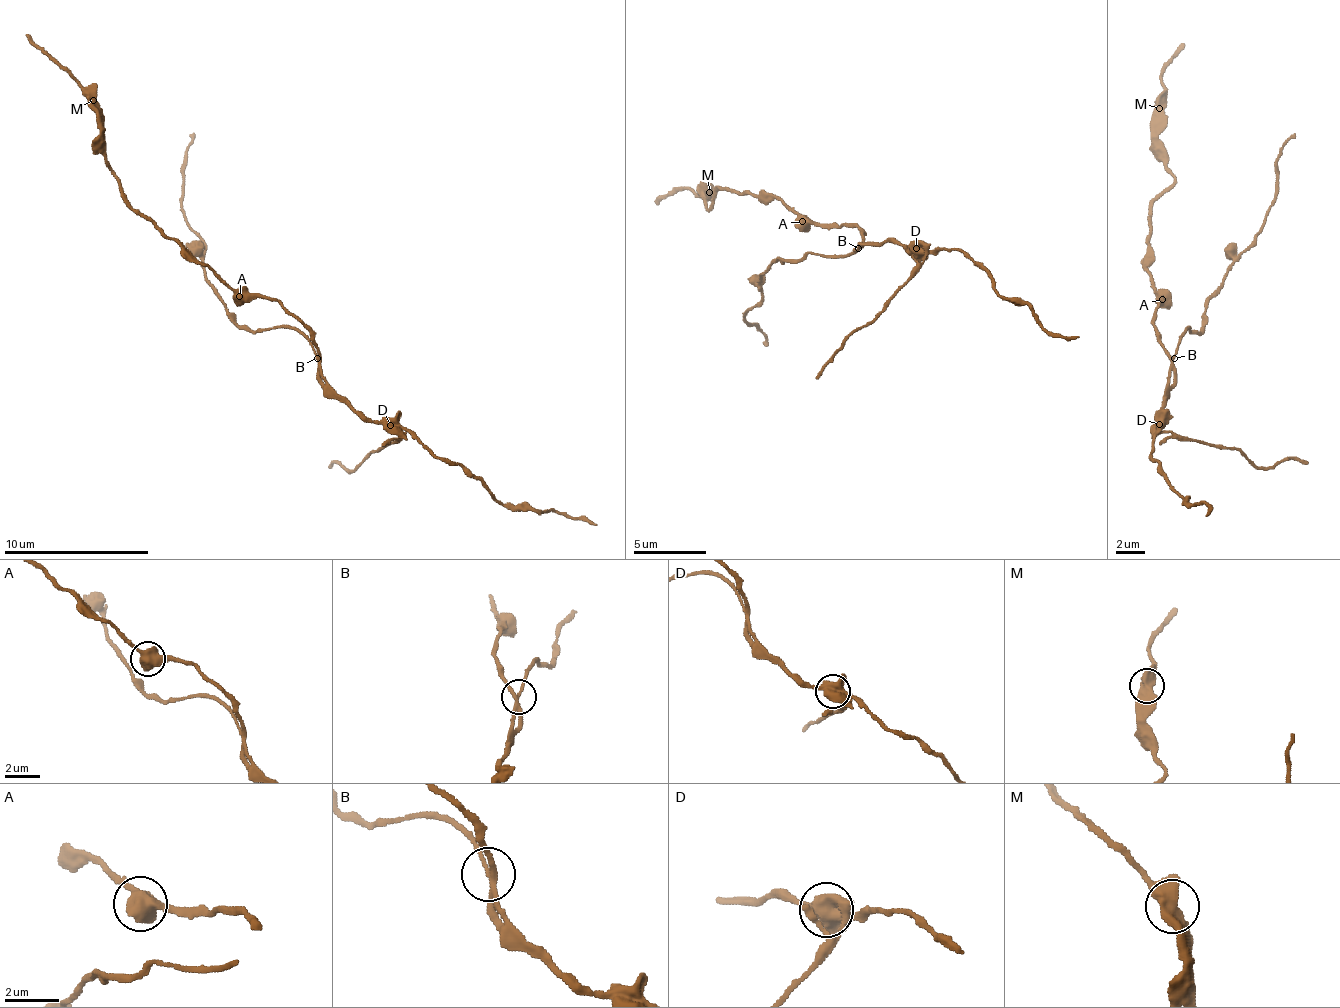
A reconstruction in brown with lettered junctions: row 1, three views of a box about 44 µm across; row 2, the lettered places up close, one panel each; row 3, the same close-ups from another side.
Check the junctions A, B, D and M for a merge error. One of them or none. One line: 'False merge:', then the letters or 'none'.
False merge: D

